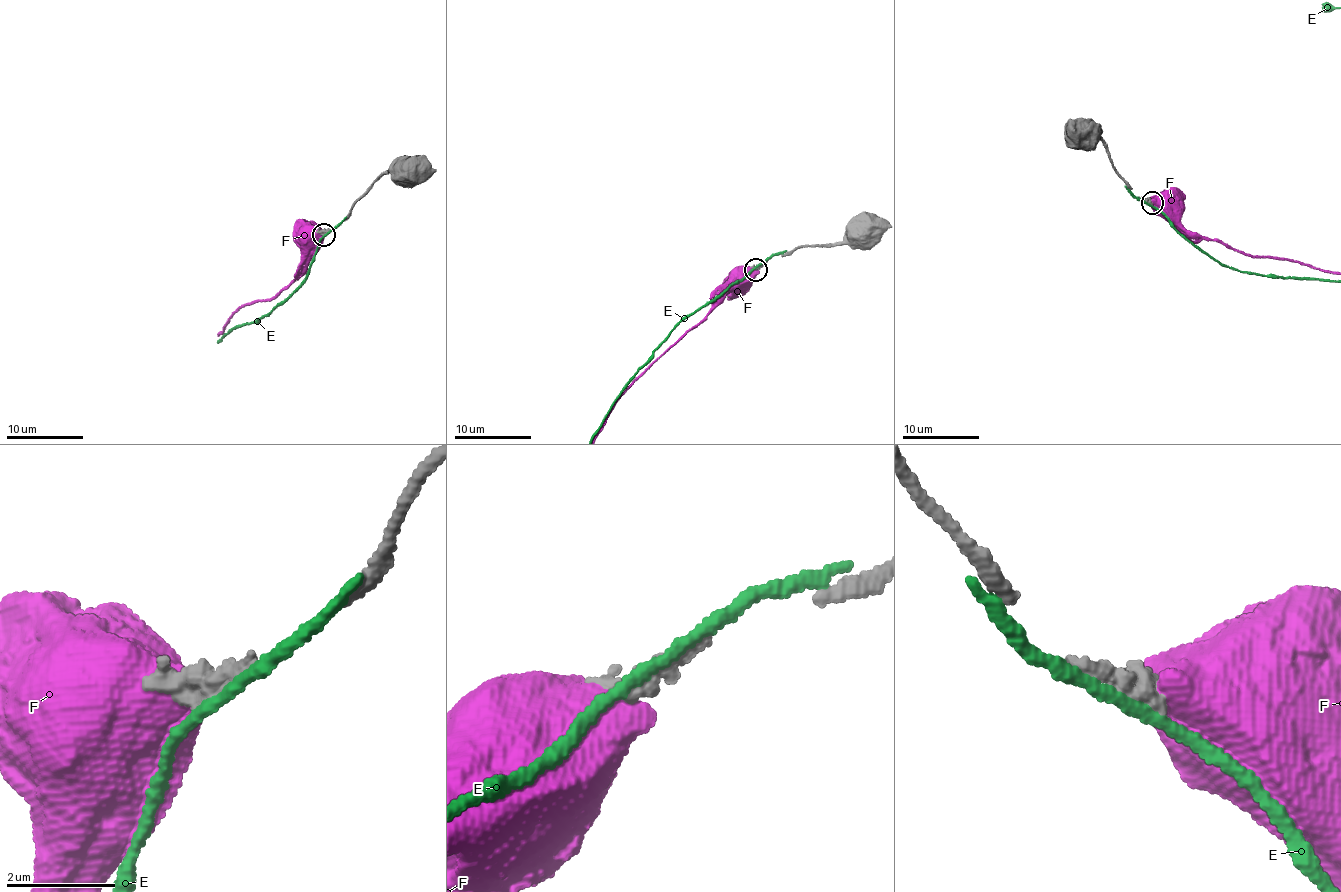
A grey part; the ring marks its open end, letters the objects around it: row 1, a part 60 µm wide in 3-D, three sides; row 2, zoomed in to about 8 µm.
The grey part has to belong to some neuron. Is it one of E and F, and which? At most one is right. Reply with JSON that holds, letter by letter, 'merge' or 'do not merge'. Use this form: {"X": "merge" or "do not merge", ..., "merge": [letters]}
{"E": "do not merge", "F": "do not merge", "merge": []}

